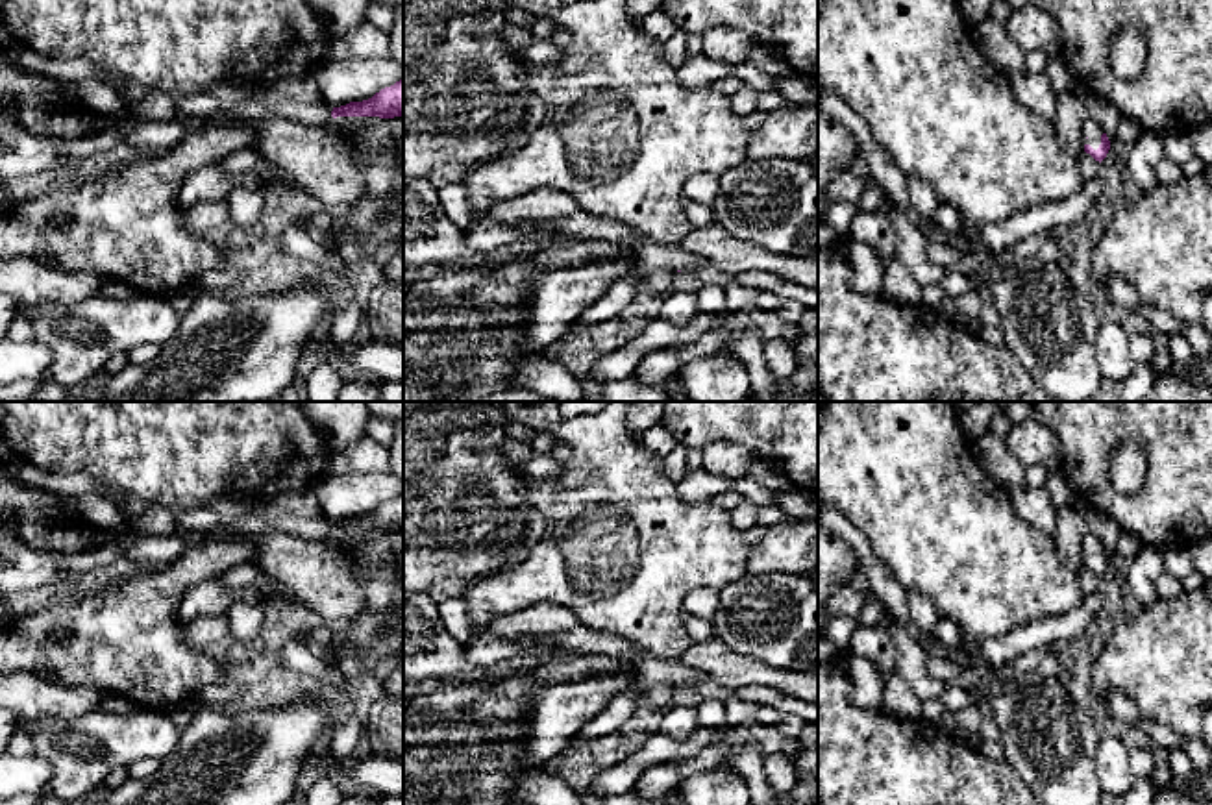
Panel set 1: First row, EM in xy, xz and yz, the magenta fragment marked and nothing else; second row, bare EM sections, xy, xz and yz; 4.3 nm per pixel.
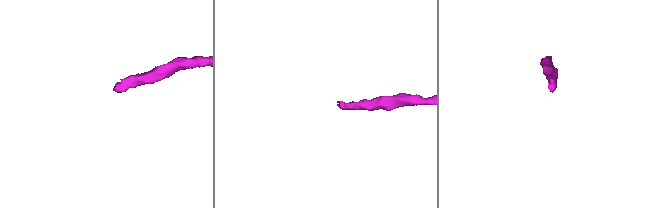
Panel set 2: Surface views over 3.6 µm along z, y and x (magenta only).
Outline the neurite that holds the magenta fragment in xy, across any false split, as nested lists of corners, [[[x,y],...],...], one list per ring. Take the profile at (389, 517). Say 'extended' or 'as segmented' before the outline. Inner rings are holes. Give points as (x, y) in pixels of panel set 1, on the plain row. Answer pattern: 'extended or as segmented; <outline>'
as segmented; [[[403,490],[400,496],[381,503],[368,514],[350,516],[346,520],[333,522],[331,531],[403,531]]]

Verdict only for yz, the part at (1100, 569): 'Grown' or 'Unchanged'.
Grown

